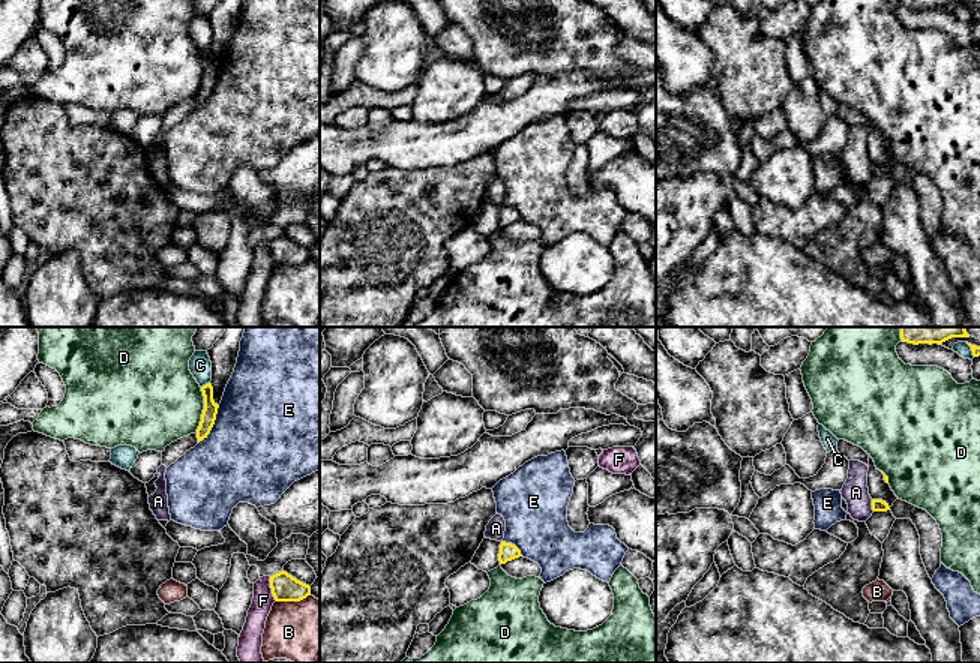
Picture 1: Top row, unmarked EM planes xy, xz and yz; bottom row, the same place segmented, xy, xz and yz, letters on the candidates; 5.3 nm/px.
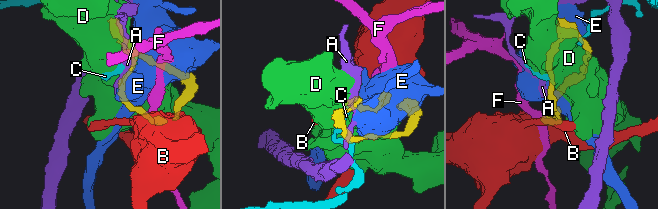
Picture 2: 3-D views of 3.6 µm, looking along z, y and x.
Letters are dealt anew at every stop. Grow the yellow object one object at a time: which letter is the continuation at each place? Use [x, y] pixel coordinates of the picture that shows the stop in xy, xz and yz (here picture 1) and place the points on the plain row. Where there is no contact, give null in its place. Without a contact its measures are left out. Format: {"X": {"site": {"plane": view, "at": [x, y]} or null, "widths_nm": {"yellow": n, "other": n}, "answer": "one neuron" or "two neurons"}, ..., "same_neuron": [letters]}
{"A": {"site": {"plane": "yz", "at": [872, 170]}, "widths_nm": {"yellow": 60, "other": 140}, "answer": "two neurons"}, "B": {"site": {"plane": "xy", "at": [293, 264]}, "widths_nm": {"yellow": 140, "other": 380}, "answer": "two neurons"}, "C": {"site": {"plane": "xy", "at": [206, 48]}, "widths_nm": {"yellow": 80, "other": 120}, "answer": "two neurons"}, "D": {"site": {"plane": "xy", "at": [203, 74]}, "widths_nm": {"yellow": 80, "other": 460}, "answer": "two neurons"}, "E": {"site": {"plane": "xy", "at": [213, 87]}, "widths_nm": {"yellow": 80, "other": 500}, "answer": "two neurons"}, "F": {"site": {"plane": "xy", "at": [272, 252]}, "widths_nm": {"yellow": 140, "other": 120}, "answer": "two neurons"}, "same_neuron": []}

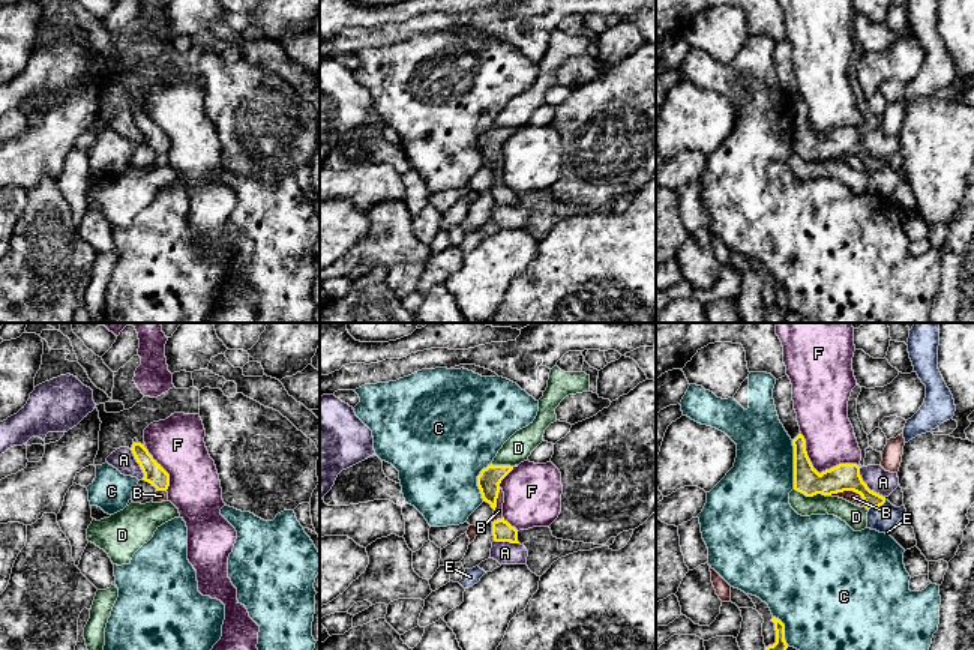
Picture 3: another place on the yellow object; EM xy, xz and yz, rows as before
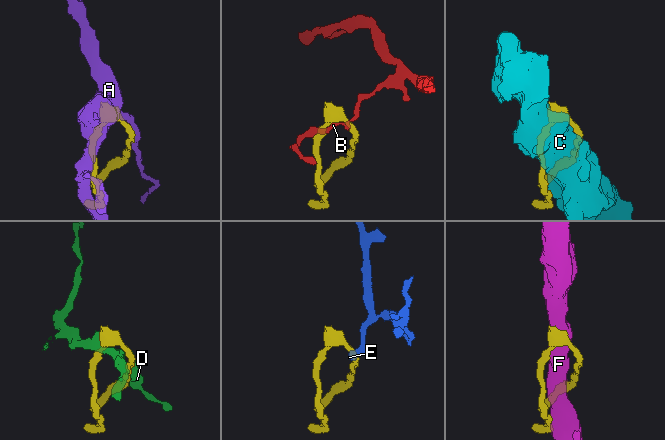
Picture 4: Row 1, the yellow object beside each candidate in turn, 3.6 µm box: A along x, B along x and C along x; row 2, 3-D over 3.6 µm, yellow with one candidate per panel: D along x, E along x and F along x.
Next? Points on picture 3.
{"A": {"site": {"plane": "yz", "at": [866, 150]}, "widths_nm": {"yellow": 140, "other": 130}, "answer": "two neurons"}, "B": {"site": {"plane": "yz", "at": [848, 153]}, "widths_nm": {"yellow": 150, "other": 70}, "answer": "two neurons"}, "C": {"site": {"plane": "yz", "at": [794, 128]}, "widths_nm": {"yellow": 150, "other": 360}, "answer": "two neurons"}, "D": {"site": {"plane": "yz", "at": [809, 159]}, "widths_nm": {"yellow": 150, "other": 110}, "answer": "two neurons"}, "E": {"site": {"plane": "yz", "at": [877, 170]}, "widths_nm": {"yellow": 140, "other": 140}, "answer": "two neurons"}, "F": {"site": {"plane": "yz", "at": [821, 137]}, "widths_nm": {"yellow": 150, "other": 260}, "answer": "two neurons"}, "same_neuron": []}

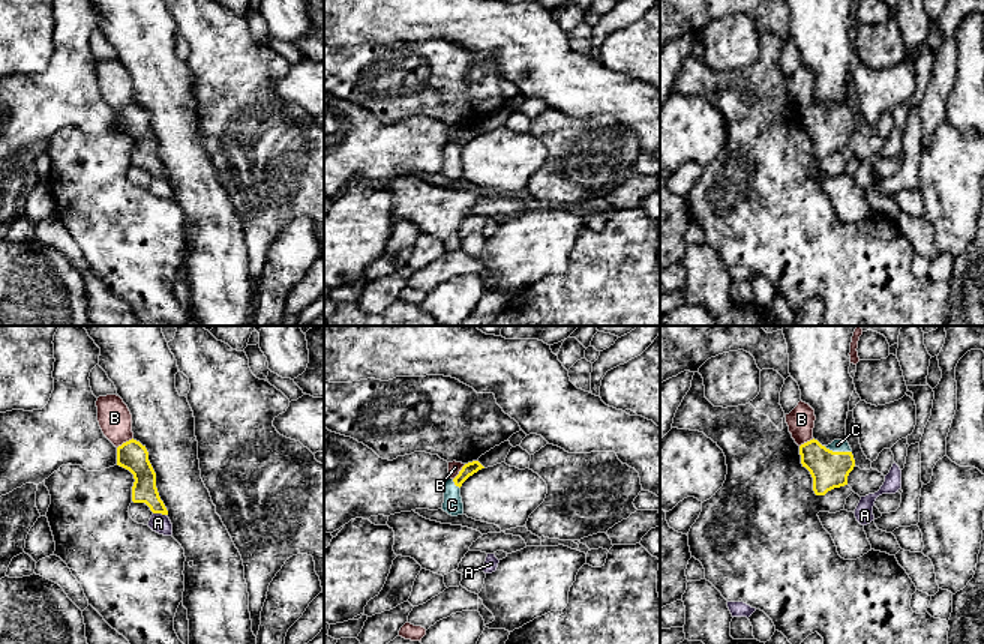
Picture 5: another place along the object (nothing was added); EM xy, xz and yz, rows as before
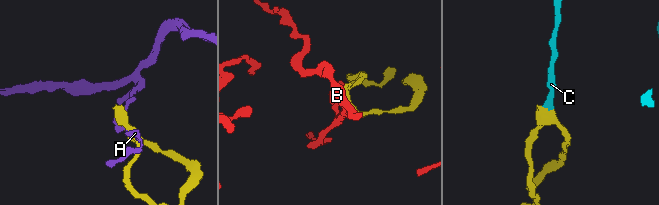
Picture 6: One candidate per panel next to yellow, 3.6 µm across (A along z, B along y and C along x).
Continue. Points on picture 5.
{"A": {"site": {"plane": "xy", "at": [159, 176]}, "widths_nm": {"yellow": 130, "other": 100}, "answer": "two neurons"}, "B": {"site": {"plane": "xy", "at": [126, 105]}, "widths_nm": {"yellow": 160, "other": 180}, "answer": "two neurons"}, "C": {"site": {"plane": "yz", "at": [837, 116]}, "widths_nm": {"yellow": 200, "other": 60}, "answer": "one neuron"}, "same_neuron": ["C"]}

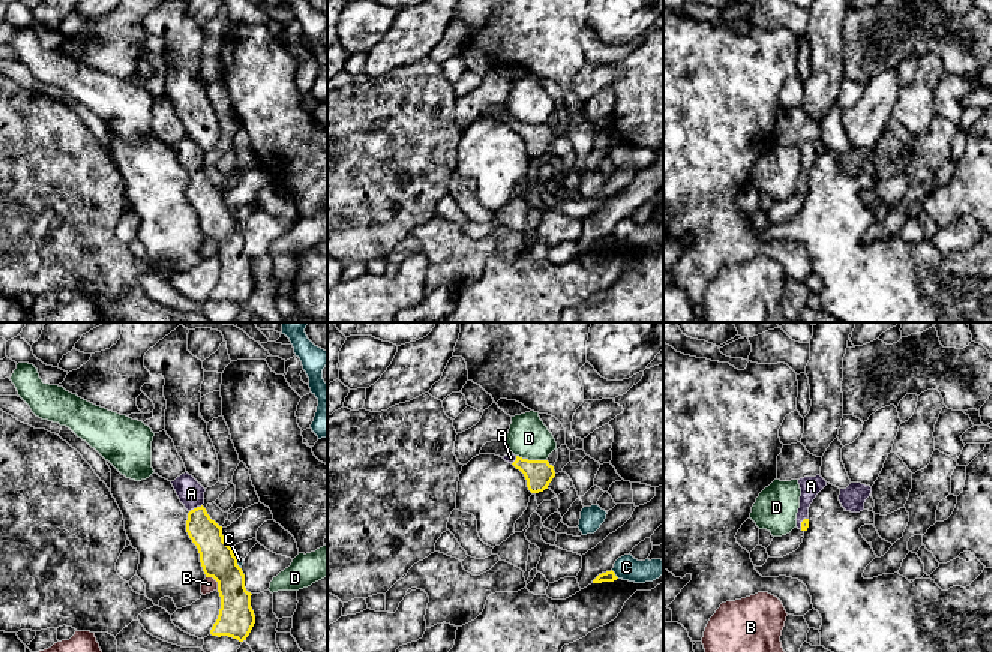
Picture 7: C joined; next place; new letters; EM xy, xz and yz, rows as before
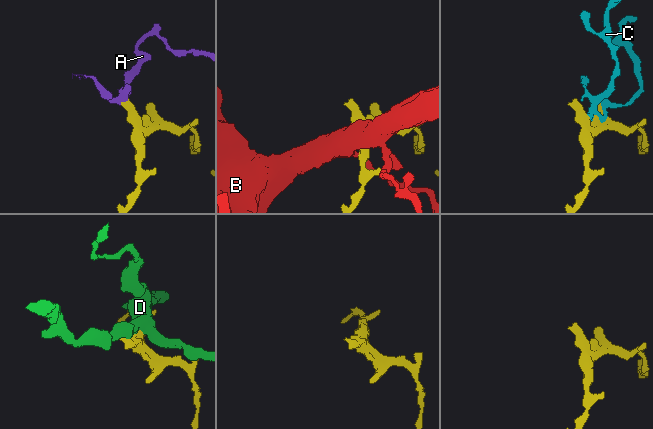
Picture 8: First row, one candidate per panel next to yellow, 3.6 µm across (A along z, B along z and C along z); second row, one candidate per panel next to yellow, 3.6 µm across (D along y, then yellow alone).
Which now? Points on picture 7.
{"A": {"site": {"plane": "xy", "at": [197, 171]}, "widths_nm": {"yellow": 170, "other": 140}, "answer": "one neuron"}, "B": {"site": {"plane": "xy", "at": [215, 243]}, "widths_nm": {"yellow": 200, "other": 80}, "answer": "two neurons"}, "C": {"site": {"plane": "xz", "at": [614, 239]}, "widths_nm": {"yellow": 60, "other": 130}, "answer": "two neurons"}, "D": {"site": {"plane": "xz", "at": [532, 125]}, "widths_nm": {"yellow": 150, "other": 220}, "answer": "two neurons"}, "same_neuron": ["A"]}

